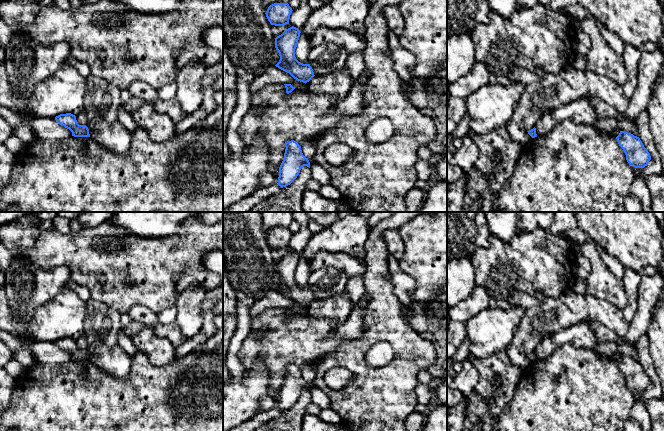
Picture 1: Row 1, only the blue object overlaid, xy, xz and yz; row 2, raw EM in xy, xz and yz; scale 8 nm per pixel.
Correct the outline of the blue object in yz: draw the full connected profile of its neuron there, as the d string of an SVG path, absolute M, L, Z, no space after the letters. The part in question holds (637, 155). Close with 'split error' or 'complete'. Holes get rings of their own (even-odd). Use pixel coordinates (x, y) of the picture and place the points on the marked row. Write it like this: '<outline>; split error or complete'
M620 131L616 139L626 155L627 162L631 166L644 168L648 165L651 156L639 137L625 131Z; complete

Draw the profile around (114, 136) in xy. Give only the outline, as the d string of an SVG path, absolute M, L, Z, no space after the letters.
M119 121L114 123L88 122L86 126L90 137L99 141L104 147L118 154L125 154L130 149L131 133Z

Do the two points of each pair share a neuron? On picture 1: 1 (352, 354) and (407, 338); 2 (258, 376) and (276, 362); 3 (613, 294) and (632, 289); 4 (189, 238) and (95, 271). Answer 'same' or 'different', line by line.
1: same
2: different
3: different
4: same

